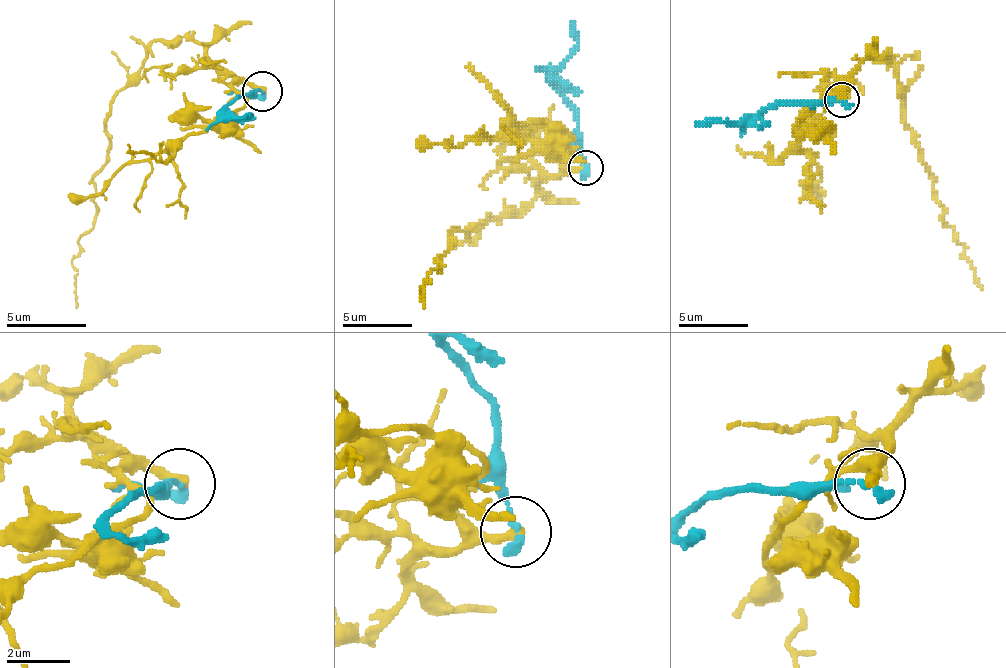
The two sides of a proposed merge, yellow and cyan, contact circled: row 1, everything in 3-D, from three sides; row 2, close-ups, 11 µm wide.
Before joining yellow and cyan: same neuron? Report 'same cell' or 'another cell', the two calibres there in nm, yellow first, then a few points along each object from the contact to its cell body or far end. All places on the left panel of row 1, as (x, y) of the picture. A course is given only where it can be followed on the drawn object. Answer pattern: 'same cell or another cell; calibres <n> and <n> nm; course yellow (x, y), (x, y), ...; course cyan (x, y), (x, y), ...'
another cell; calibres 340 and 320 nm; course yellow (261, 92), (237, 84), (205, 44), (149, 48), (105, 124), (97, 212), (73, 260), (77, 308); course cyan (261, 92), (253, 92), (225, 108), (253, 116), (245, 120)

